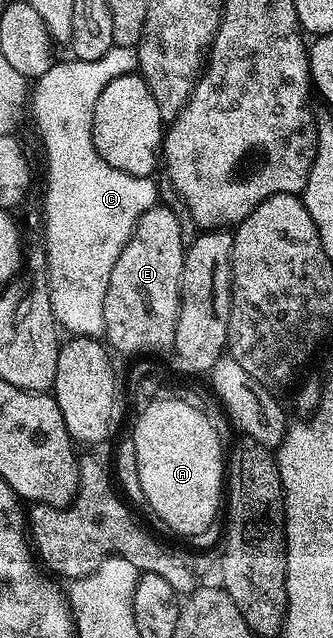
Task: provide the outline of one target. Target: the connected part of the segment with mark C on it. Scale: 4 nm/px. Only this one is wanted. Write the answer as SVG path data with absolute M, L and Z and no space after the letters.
M111 47L105 57L97 61L75 59L71 63L54 62L40 79L34 80L29 95L29 111L43 126L43 139L47 142L47 193L44 195L43 213L46 216L43 231L47 237L47 288L51 290L51 304L56 324L72 336L102 336L105 332L105 293L109 293L109 277L113 267L135 232L139 218L160 202L159 187L154 178L146 175L121 173L97 153L93 145L93 109L101 89L122 75L139 70L139 53L133 47Z

